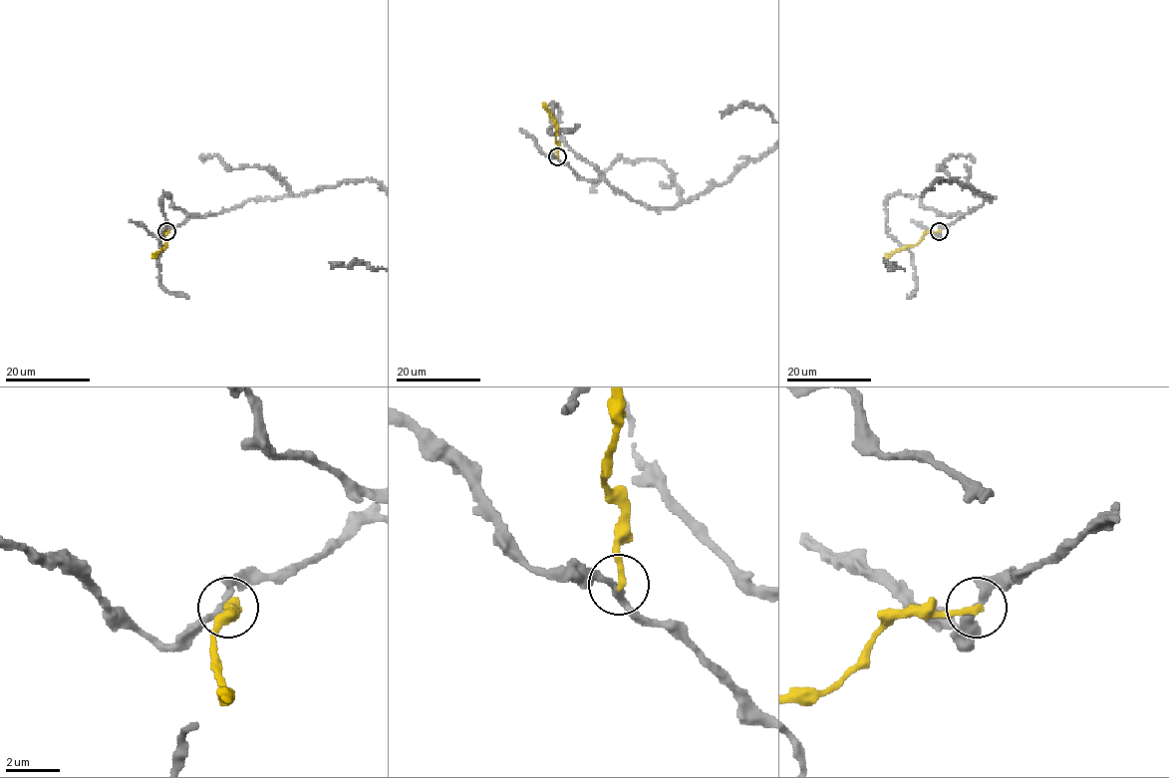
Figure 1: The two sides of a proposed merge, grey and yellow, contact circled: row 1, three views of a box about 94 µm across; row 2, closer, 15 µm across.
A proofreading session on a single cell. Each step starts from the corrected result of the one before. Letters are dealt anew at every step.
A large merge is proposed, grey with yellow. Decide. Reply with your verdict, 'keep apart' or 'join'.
keep apart

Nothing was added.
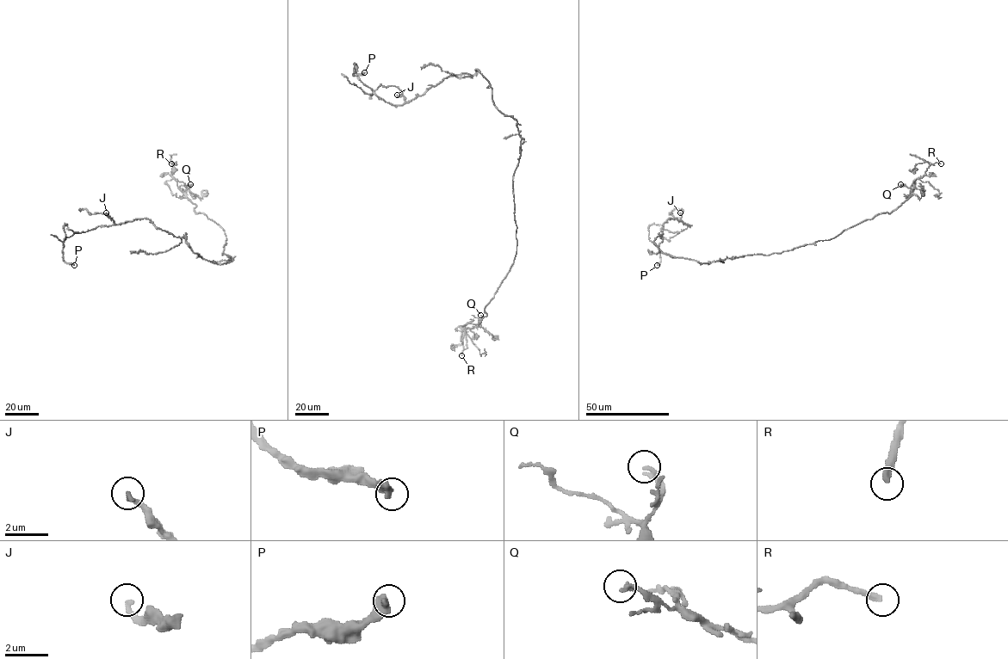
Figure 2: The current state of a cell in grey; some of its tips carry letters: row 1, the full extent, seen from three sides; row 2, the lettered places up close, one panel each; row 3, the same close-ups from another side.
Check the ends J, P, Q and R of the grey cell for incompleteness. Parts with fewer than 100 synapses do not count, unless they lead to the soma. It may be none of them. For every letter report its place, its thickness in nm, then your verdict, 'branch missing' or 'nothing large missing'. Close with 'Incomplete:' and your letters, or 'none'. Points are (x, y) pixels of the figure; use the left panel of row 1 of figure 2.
J: at (106, 212); 200 nm thick; nothing large missing
P: at (74, 265); 480 nm thick; nothing large missing
Q: at (190, 184); 190 nm thick; nothing large missing
R: at (171, 163); 280 nm thick; branch missing
Incomplete: R

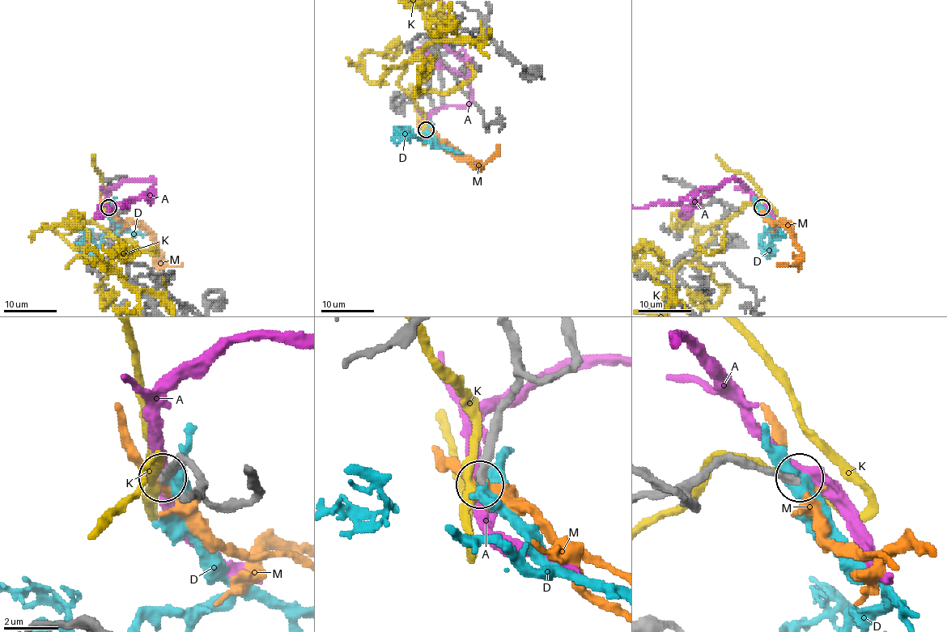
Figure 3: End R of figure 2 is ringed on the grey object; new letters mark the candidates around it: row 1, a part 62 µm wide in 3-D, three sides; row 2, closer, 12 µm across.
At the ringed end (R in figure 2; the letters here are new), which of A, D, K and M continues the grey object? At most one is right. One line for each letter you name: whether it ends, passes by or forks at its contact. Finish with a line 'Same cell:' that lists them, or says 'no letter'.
Same cell: no letter

